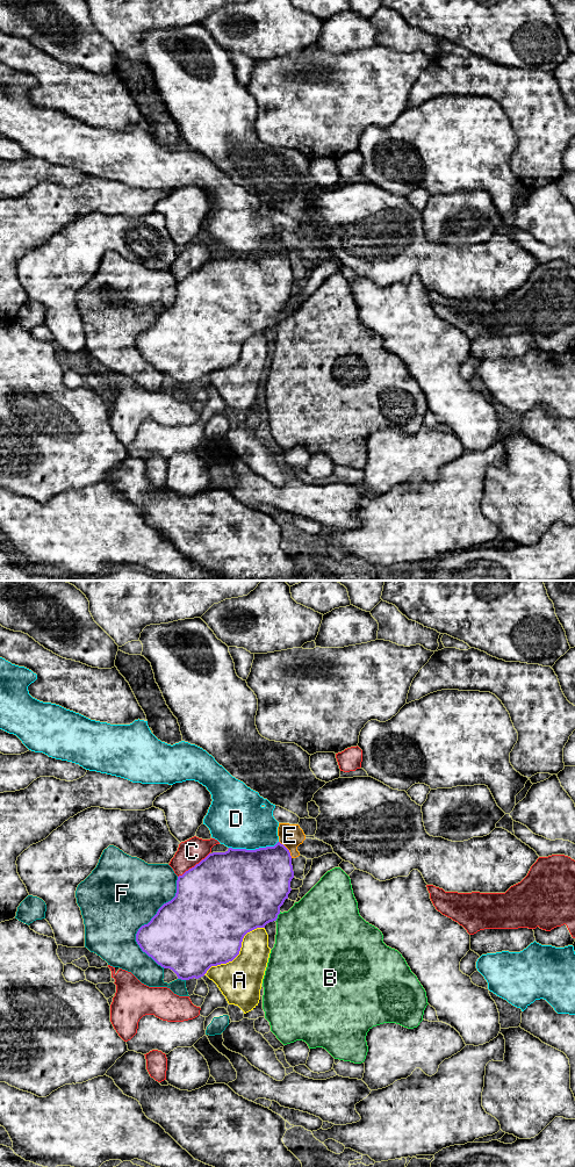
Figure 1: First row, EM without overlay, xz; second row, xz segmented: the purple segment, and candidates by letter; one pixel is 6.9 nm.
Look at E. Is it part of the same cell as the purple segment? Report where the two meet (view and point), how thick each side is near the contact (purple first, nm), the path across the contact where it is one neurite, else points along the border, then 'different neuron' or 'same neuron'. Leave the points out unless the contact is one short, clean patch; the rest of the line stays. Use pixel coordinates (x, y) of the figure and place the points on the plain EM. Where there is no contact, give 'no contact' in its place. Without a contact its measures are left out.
contact xz (287, 254); calibres 380 and 160 nm; border xz (279, 246), (292, 263); different neuron

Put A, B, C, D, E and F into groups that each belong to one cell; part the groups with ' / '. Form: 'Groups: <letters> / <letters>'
Groups: A / B / C / D / E / F

